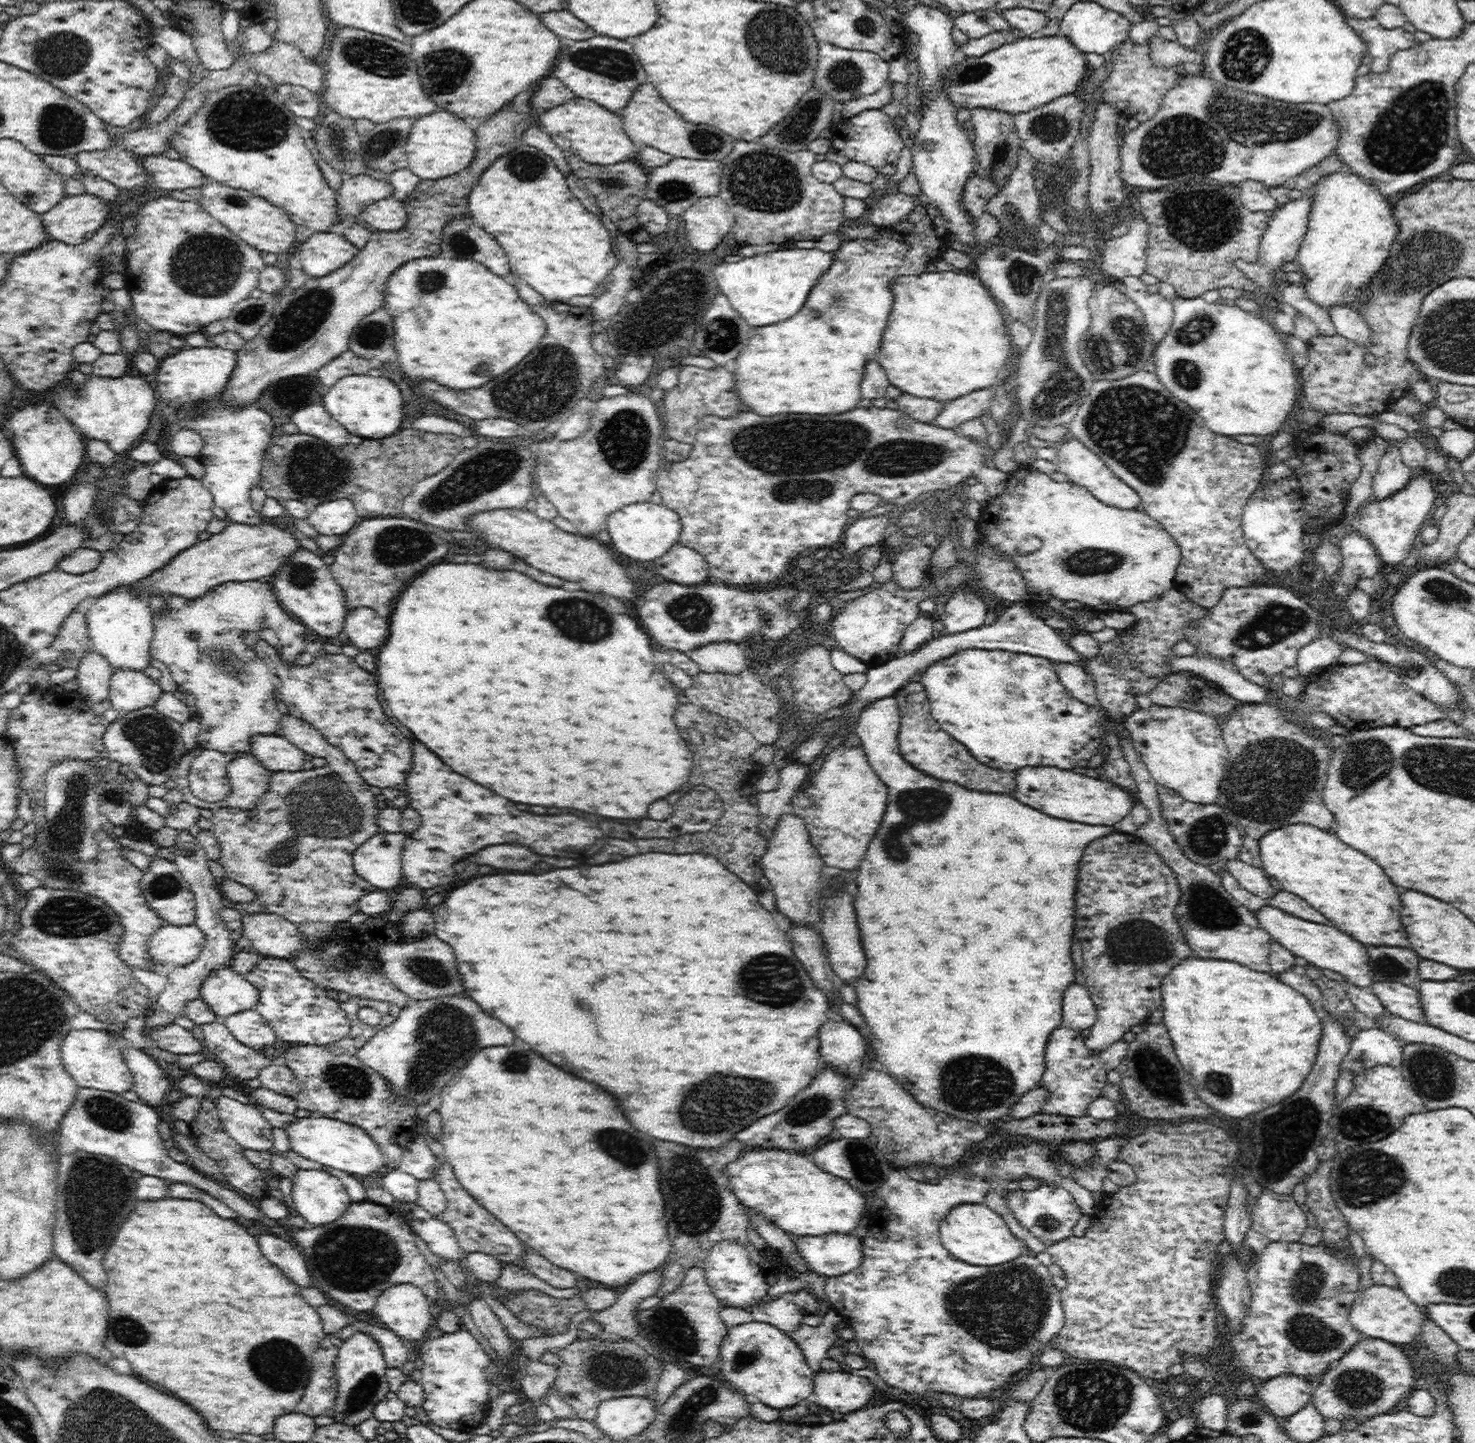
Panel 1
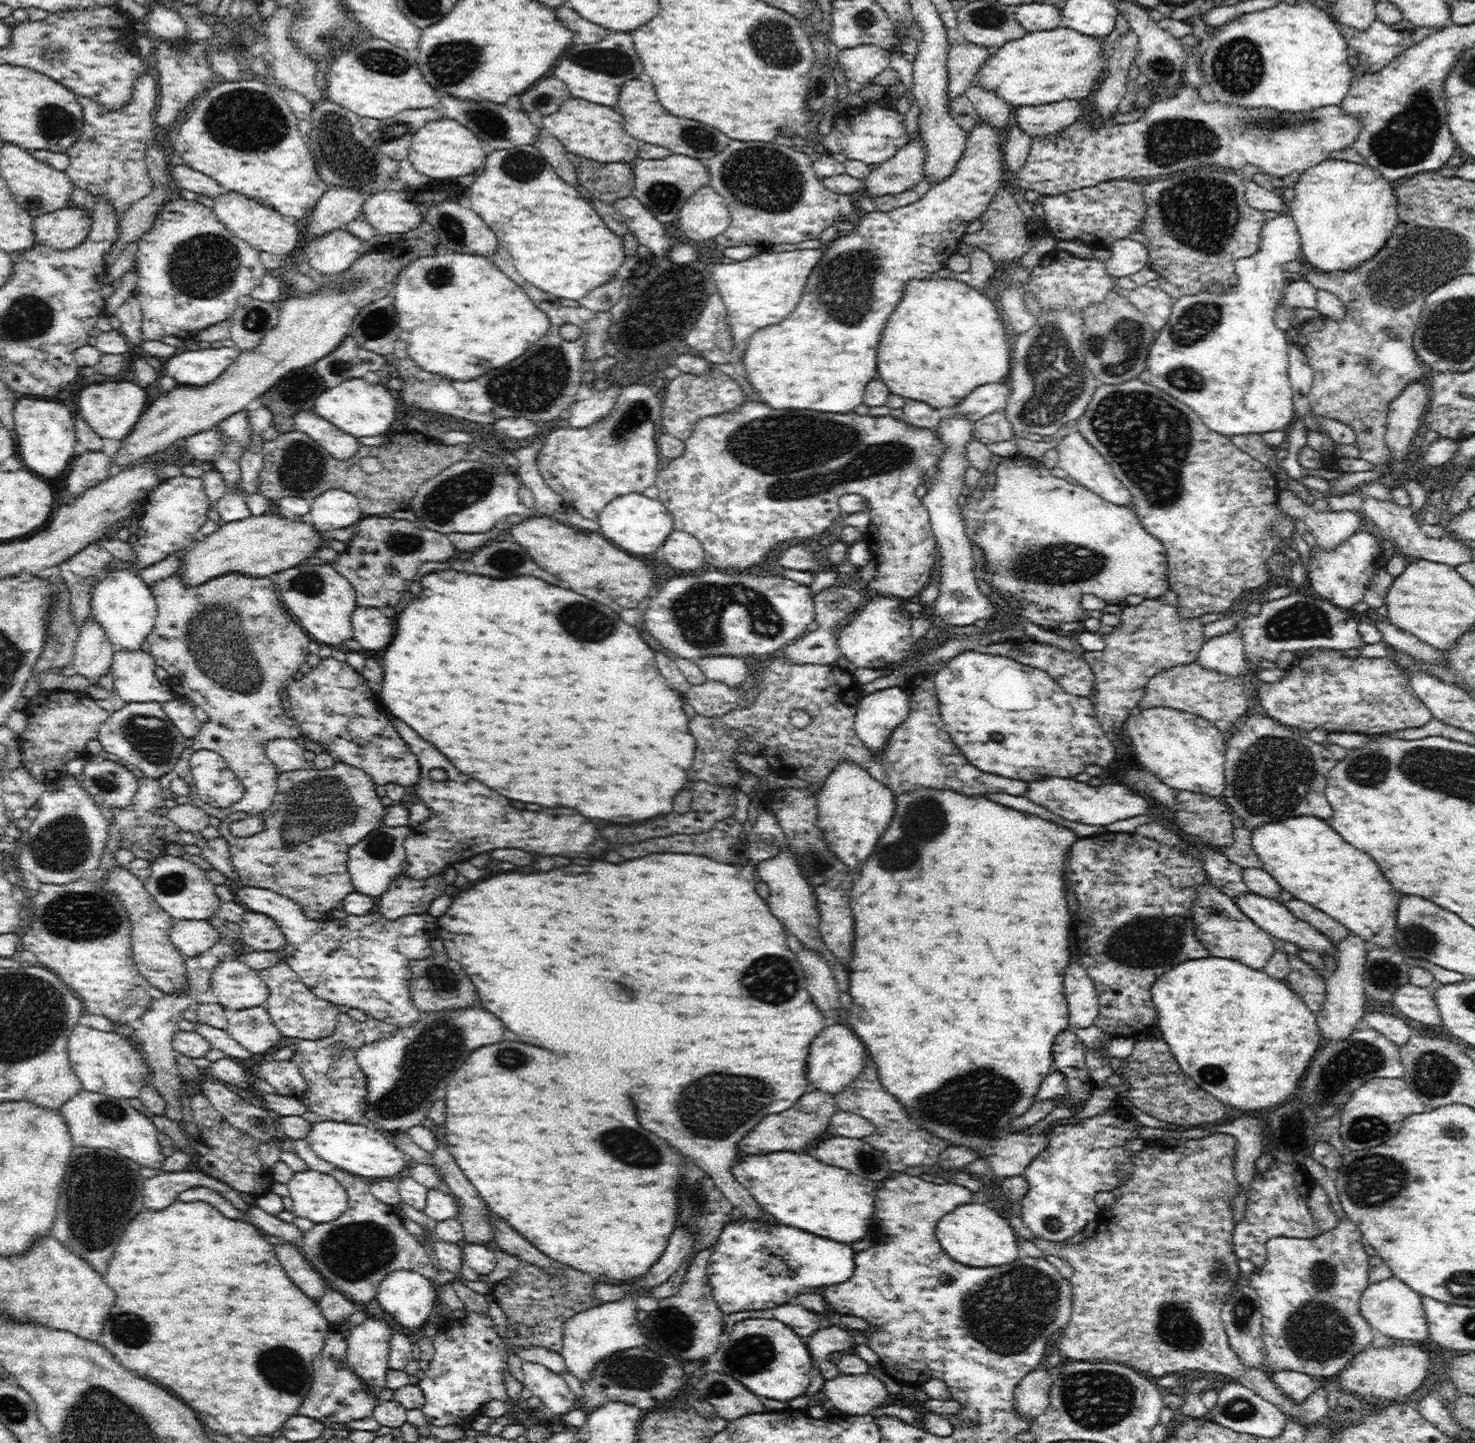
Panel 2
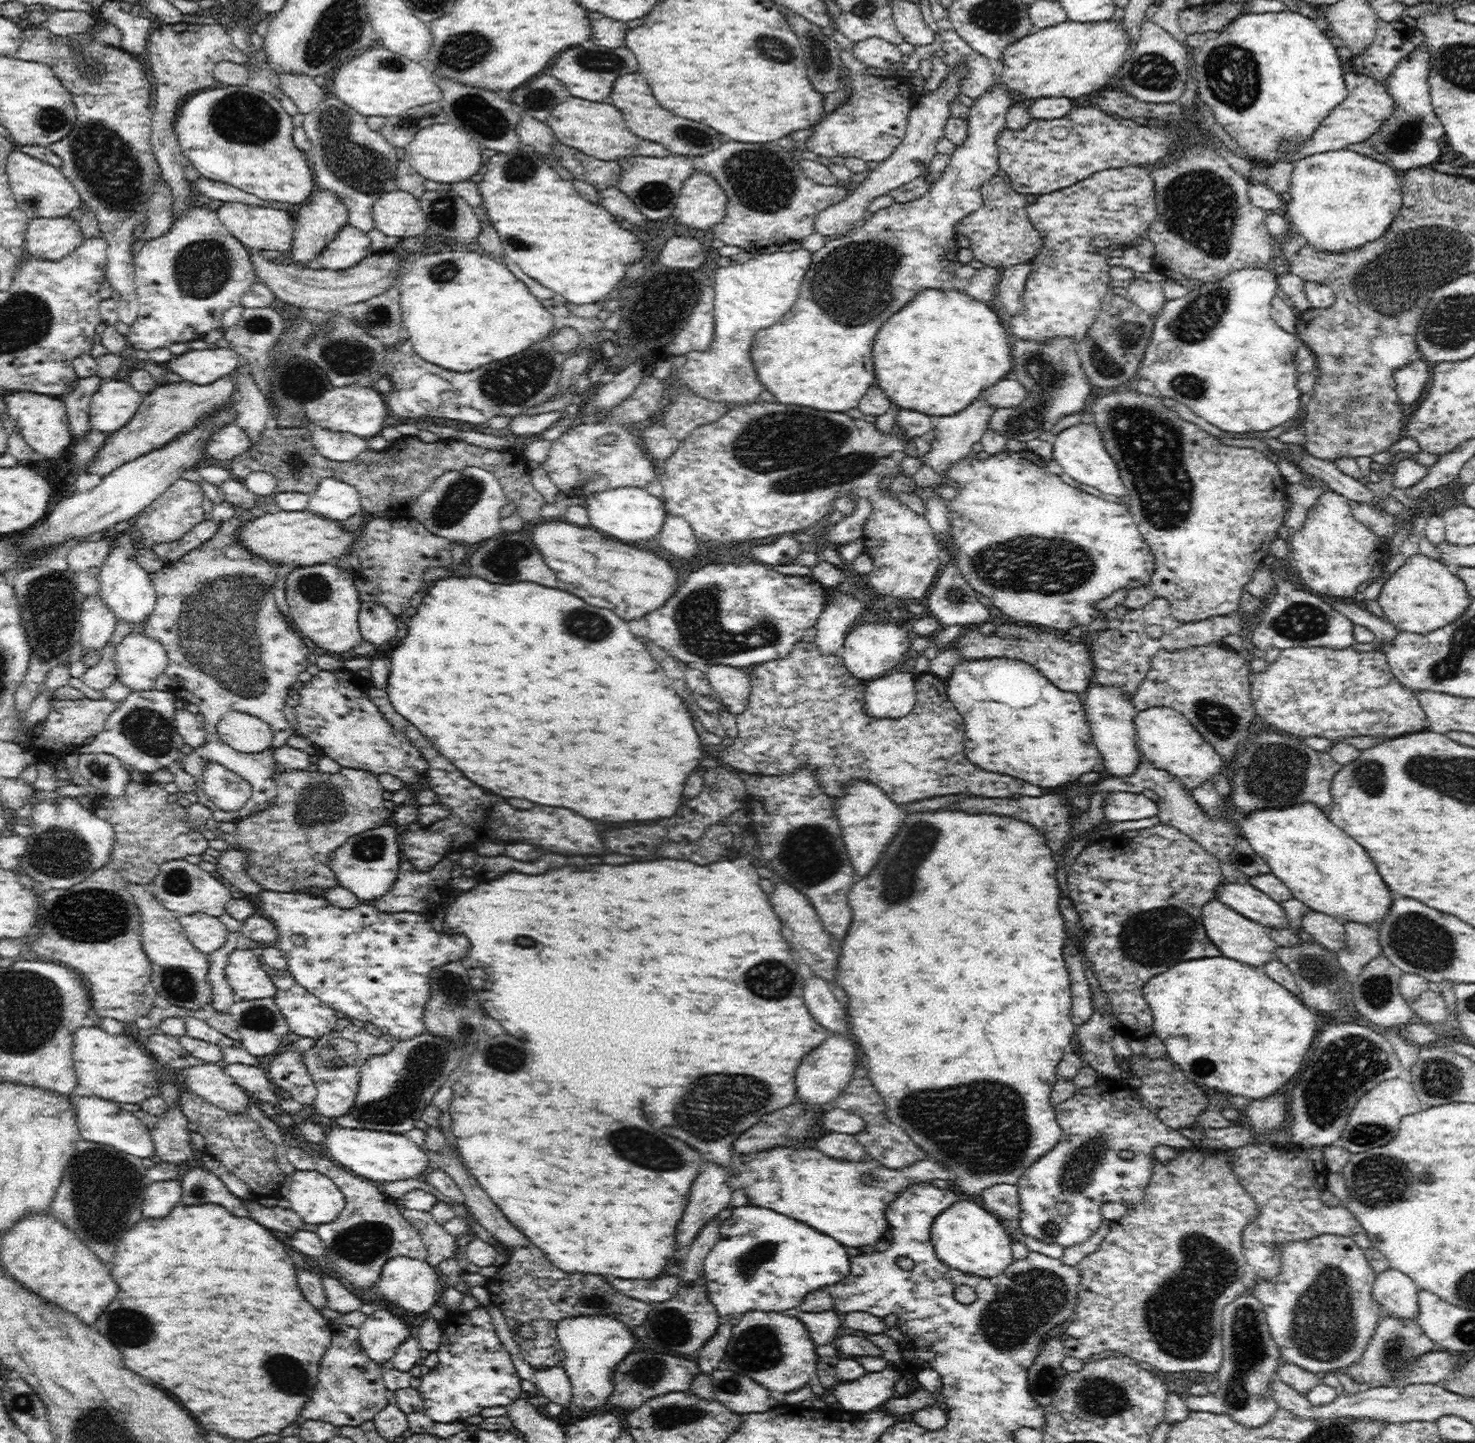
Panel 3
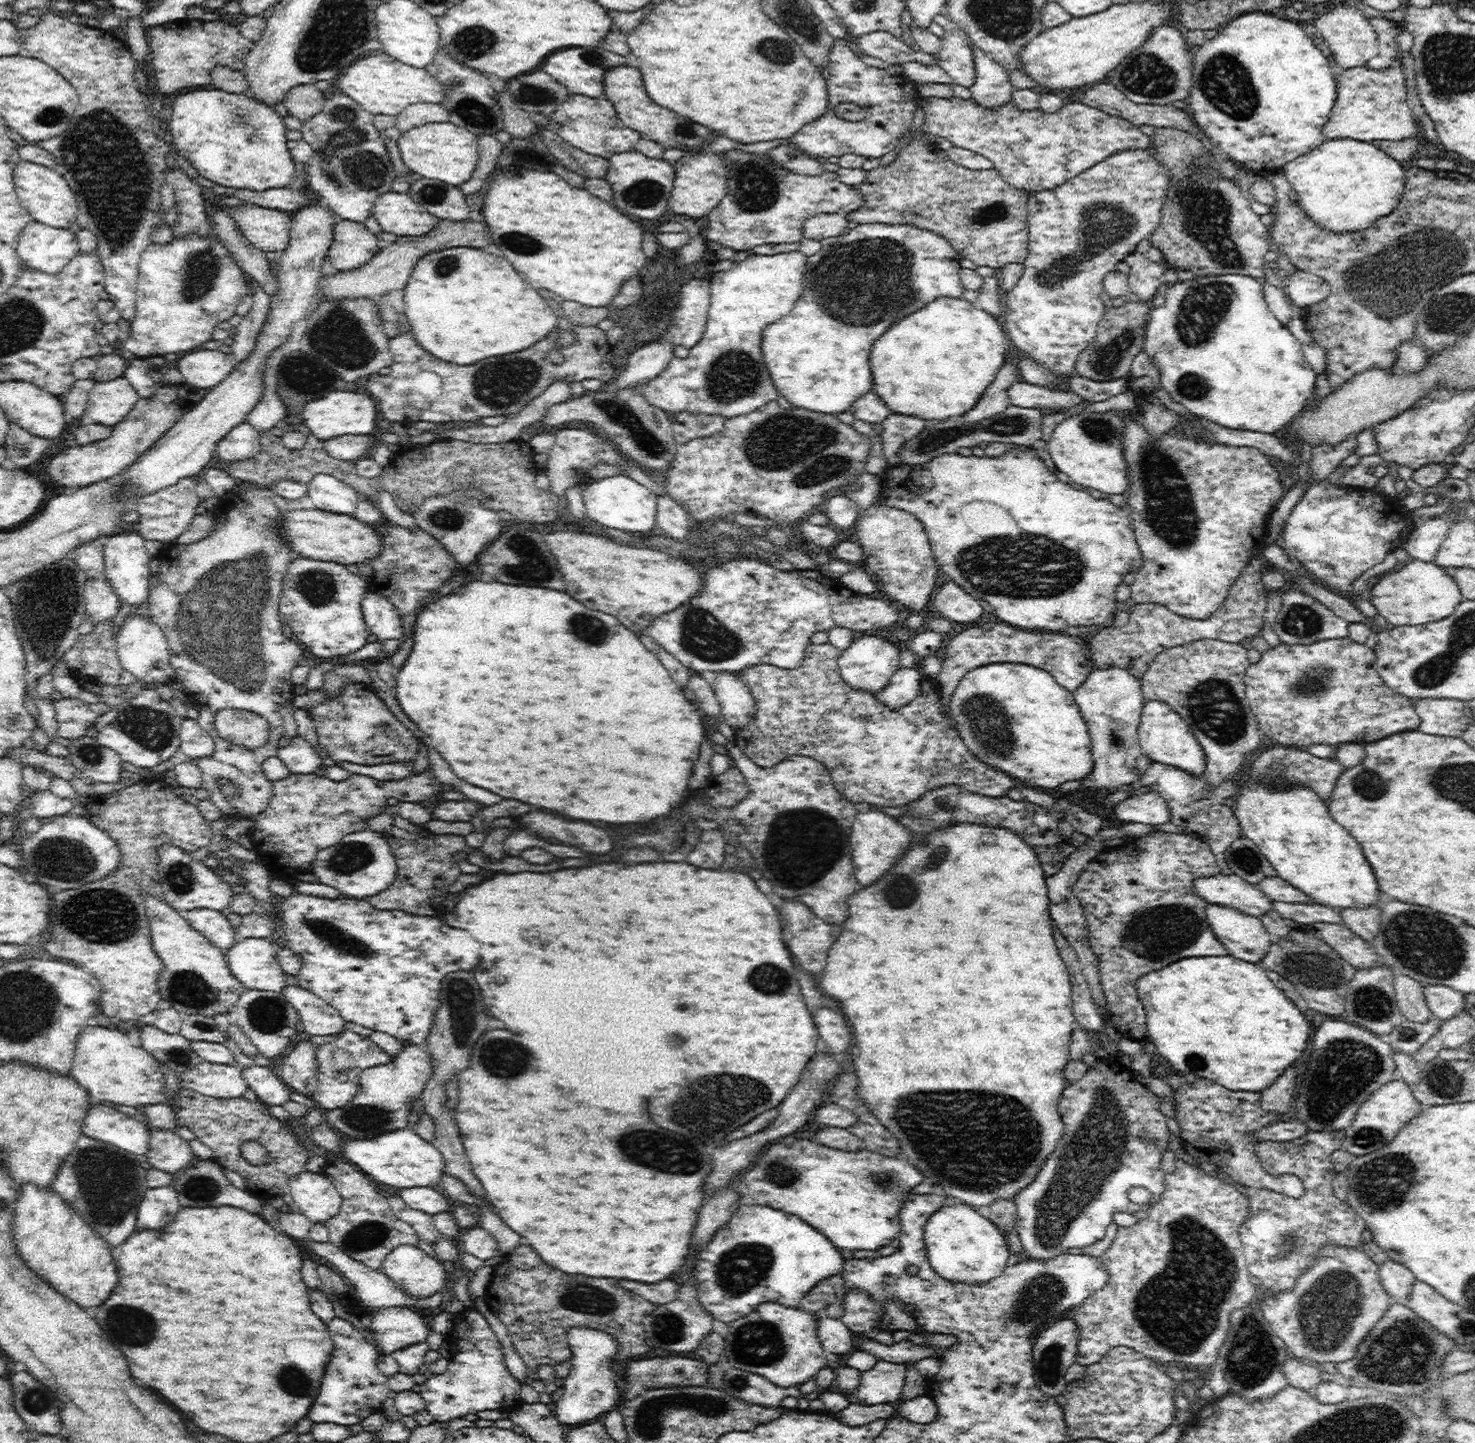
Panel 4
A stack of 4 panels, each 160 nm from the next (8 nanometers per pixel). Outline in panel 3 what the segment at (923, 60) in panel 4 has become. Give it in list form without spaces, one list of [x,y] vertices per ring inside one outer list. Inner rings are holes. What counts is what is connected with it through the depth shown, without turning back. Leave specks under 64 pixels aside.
[[[877,37],[856,42],[850,51],[866,66],[874,68],[888,69],[892,64],[905,60],[905,56],[900,52],[898,46]]]

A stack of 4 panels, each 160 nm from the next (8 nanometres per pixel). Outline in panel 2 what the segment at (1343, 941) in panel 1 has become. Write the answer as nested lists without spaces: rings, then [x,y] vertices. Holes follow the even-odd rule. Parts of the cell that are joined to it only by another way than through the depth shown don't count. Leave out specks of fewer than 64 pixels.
[[[1246,892],[1246,894],[1236,896],[1235,903],[1247,917],[1250,917],[1262,930],[1269,932],[1272,936],[1280,940],[1292,942],[1292,944],[1295,944],[1298,948],[1313,950],[1320,954],[1325,952],[1335,957],[1336,944],[1330,941],[1328,935],[1320,932],[1320,930],[1316,929],[1316,927],[1310,923],[1296,918],[1296,915],[1294,915],[1281,900],[1268,898],[1260,894],[1254,894],[1253,892]]]

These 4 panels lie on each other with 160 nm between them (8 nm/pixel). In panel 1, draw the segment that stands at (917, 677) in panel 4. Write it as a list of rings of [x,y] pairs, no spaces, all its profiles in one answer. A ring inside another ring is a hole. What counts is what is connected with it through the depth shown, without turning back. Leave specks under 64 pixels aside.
[[[894,695],[880,698],[880,700],[874,700],[872,704],[868,704],[866,709],[862,710],[862,713],[859,713],[858,716],[853,719],[853,723],[855,726],[854,734],[859,738],[870,766],[880,780],[888,786],[888,808],[886,808],[884,820],[882,820],[882,824],[880,824],[880,828],[878,828],[878,832],[876,832],[876,838],[872,838],[872,842],[870,842],[870,846],[868,846],[868,852],[866,852],[866,858],[860,862],[860,870],[858,870],[858,876],[856,876],[856,880],[858,880],[858,896],[856,896],[854,908],[856,908],[856,914],[858,914],[858,924],[860,924],[860,934],[862,934],[862,944],[864,944],[864,952],[866,952],[868,966],[866,966],[864,976],[858,978],[854,986],[856,986],[856,1006],[860,1012],[864,1014],[866,1024],[868,1024],[870,1030],[872,1030],[872,1034],[870,1034],[870,1030],[865,1030],[867,1041],[873,1048],[876,1048],[874,1052],[876,1052],[875,1062],[877,1066],[882,1067],[882,1064],[884,1064],[884,1066],[886,1066],[884,1069],[887,1073],[902,1083],[902,1087],[912,1093],[916,1101],[926,1105],[926,1107],[932,1107],[932,1109],[936,1109],[936,1111],[946,1113],[946,1115],[950,1115],[950,1117],[974,1121],[989,1128],[990,1120],[996,1121],[1002,1118],[1008,1118],[1011,1106],[1014,1106],[1026,1091],[1032,1090],[1032,1088],[1036,1088],[1036,1086],[1041,1084],[1046,1064],[1046,1045],[1048,1039],[1051,1037],[1052,1030],[1058,1028],[1058,1024],[1060,1024],[1063,1019],[1062,996],[1064,996],[1064,990],[1074,982],[1072,932],[1074,932],[1074,912],[1076,912],[1074,892],[1076,892],[1076,878],[1078,878],[1078,862],[1080,862],[1080,858],[1082,858],[1082,854],[1084,854],[1084,850],[1088,847],[1090,842],[1095,841],[1096,838],[1114,833],[1116,830],[1114,830],[1113,826],[1080,824],[1080,822],[1068,822],[1068,820],[1052,818],[1052,816],[1048,816],[1048,814],[1044,814],[1044,812],[1038,812],[1038,810],[1034,810],[1034,808],[1030,808],[1030,806],[1024,806],[1022,802],[1018,802],[1016,798],[1012,798],[1012,796],[1008,796],[1008,794],[988,794],[988,792],[968,790],[968,788],[962,788],[962,786],[958,786],[958,784],[954,784],[954,782],[940,782],[940,780],[936,780],[936,778],[932,778],[932,776],[928,776],[928,774],[924,774],[924,772],[920,772],[920,770],[914,770],[914,766],[904,760],[899,750],[898,738],[902,724],[902,714]],[[908,872],[912,872],[912,876],[908,878],[908,884],[900,884],[900,878],[904,878]],[[946,1044],[948,1044],[948,1062],[932,1062],[930,1056],[936,1054],[938,1048],[946,1048]]]

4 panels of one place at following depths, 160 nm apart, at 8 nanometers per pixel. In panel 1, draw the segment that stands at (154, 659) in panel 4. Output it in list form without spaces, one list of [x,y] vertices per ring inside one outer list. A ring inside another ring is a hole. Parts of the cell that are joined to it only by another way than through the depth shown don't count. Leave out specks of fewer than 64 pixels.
[[[114,669],[109,682],[111,706],[126,713],[153,707],[163,692],[158,680],[146,676],[142,670]]]

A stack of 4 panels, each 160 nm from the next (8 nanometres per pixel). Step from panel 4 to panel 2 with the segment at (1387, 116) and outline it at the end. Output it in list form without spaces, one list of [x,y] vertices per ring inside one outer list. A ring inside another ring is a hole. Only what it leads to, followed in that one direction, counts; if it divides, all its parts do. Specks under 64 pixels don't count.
[[[1184,83],[1183,86],[1173,92],[1169,97],[1162,98],[1153,102],[1149,107],[1145,109],[1145,114],[1140,119],[1129,122],[1125,124],[1120,124],[1117,122],[1112,122],[1109,124],[1101,124],[1097,122],[1092,117],[1087,116],[1085,119],[1079,117],[1071,125],[1066,126],[1058,136],[1034,136],[1030,142],[1030,152],[1028,152],[1028,158],[1024,162],[1024,168],[1016,174],[1019,183],[1019,188],[1022,191],[1036,190],[1043,197],[1046,195],[1058,195],[1070,192],[1071,190],[1080,190],[1081,188],[1087,186],[1094,186],[1099,182],[1104,182],[1106,180],[1112,180],[1116,178],[1120,179],[1132,179],[1141,180],[1143,177],[1147,176],[1172,176],[1174,173],[1179,173],[1180,170],[1198,168],[1198,167],[1213,167],[1220,166],[1222,168],[1228,168],[1236,172],[1241,172],[1241,169],[1246,166],[1246,164],[1252,164],[1256,166],[1260,173],[1269,174],[1271,176],[1278,176],[1283,179],[1286,178],[1287,174],[1292,174],[1292,172],[1303,173],[1304,170],[1316,166],[1319,162],[1329,158],[1330,154],[1334,150],[1341,148],[1346,148],[1347,146],[1352,146],[1356,138],[1359,137],[1362,128],[1362,123],[1357,116],[1352,116],[1348,114],[1340,105],[1329,105],[1328,107],[1318,107],[1311,111],[1304,111],[1303,113],[1288,113],[1286,111],[1280,112],[1274,110],[1274,108],[1242,108],[1242,106],[1236,106],[1232,102],[1206,102],[1202,100],[1199,94],[1198,87]]]

